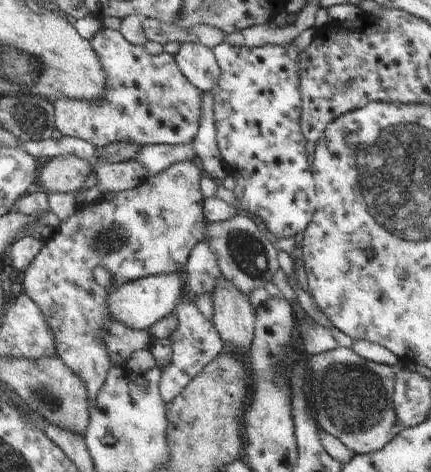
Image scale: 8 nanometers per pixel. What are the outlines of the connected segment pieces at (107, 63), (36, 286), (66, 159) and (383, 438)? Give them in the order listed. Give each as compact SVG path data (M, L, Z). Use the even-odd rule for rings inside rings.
M102 26L90 41L93 45L93 50L95 50L95 52L97 52L101 57L101 64L104 64L105 72L108 72L108 87L107 90L105 90L105 96L101 96L99 100L73 100L73 98L70 98L69 96L61 96L61 99L54 100L52 102L56 110L55 116L57 129L63 133L65 137L77 137L94 144L96 147L106 147L107 145L116 142L133 142L135 144L139 144L141 147L144 147L145 145L181 146L183 144L193 142L199 126L201 91L187 79L184 73L181 72L181 69L178 67L175 54L170 55L162 52L160 55L151 55L143 46L135 46L134 44L131 44L131 42L121 34L121 31L117 32L116 30L105 26Z
M198 161L179 162L161 174L148 178L133 190L115 193L109 201L102 199L97 204L77 206L76 212L63 219L53 230L33 264L24 272L23 290L40 305L48 317L56 337L57 354L88 385L89 408L97 404L99 392L105 386L109 370L113 367L107 346L101 342L107 322L113 319L108 309L112 291L129 281L183 272L192 248L205 240L206 222L201 208L203 193L199 187L200 178ZM97 267L105 268L111 275L109 286L103 287L95 282L93 270Z
M73 154L51 158L38 169L35 188L46 194L76 193L91 174L91 166L87 160Z
M335 347L297 362L307 370L305 387L313 420L323 432L336 438L355 455L381 450L403 424L393 412L393 377L390 366L367 362L349 347Z

